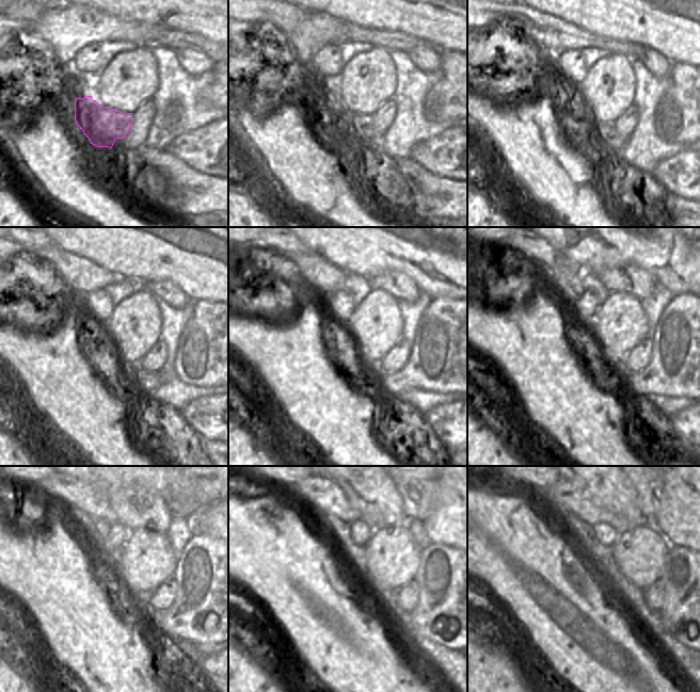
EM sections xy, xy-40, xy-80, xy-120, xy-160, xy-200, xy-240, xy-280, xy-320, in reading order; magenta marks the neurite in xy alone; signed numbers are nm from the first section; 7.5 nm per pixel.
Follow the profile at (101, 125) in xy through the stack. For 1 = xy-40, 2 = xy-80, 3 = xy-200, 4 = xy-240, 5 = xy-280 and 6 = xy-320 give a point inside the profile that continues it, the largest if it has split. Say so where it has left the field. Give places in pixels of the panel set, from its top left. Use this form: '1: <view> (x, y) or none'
1: xy-40 (346, 126)
2: xy-80 (604, 131)
3: xy-200 (684, 363)
4: xy-240 (206, 609)
5: xy-280 (445, 613)
6: xy-320 (684, 613)

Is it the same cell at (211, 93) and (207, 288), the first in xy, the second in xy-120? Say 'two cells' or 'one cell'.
two cells

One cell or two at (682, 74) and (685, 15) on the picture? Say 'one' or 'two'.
two

